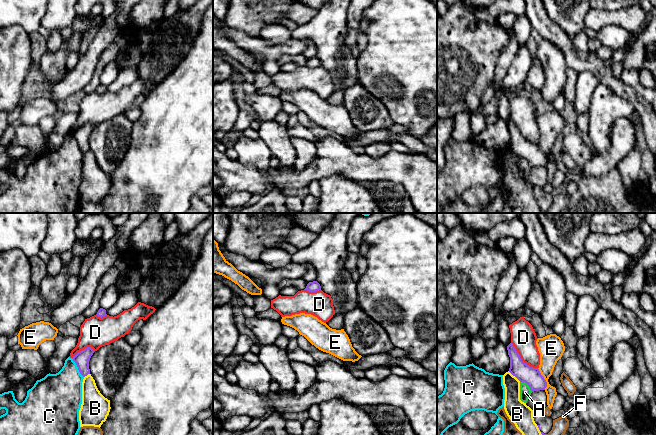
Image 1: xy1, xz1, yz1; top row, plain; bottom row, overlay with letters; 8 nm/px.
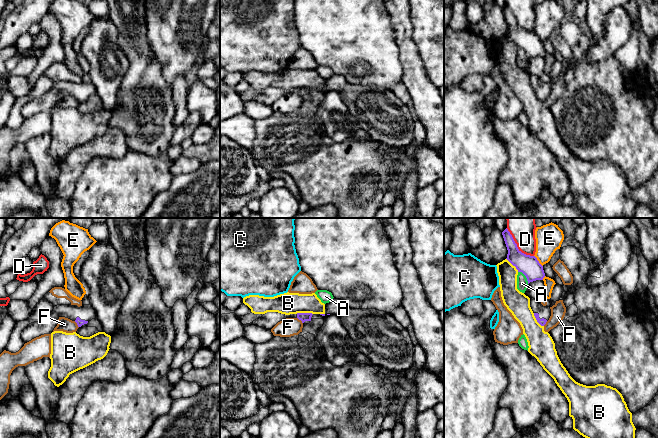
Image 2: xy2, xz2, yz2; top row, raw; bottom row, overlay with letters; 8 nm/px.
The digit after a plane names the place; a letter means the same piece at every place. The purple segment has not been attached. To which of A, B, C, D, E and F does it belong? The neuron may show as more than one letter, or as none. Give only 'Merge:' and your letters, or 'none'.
Merge: none

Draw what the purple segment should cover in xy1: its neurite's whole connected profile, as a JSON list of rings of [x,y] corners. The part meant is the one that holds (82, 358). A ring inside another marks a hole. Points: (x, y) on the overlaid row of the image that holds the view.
[[[87,347],[84,350],[78,352],[73,356],[73,361],[76,363],[80,374],[85,377],[90,374],[89,360],[93,355],[94,350],[91,347]]]

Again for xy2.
[[[57,305],[53,311],[39,322],[29,324],[21,333],[21,339],[27,343],[44,334],[51,334],[60,317],[75,321],[78,327],[96,318],[96,312],[91,305],[76,307],[73,305]]]

